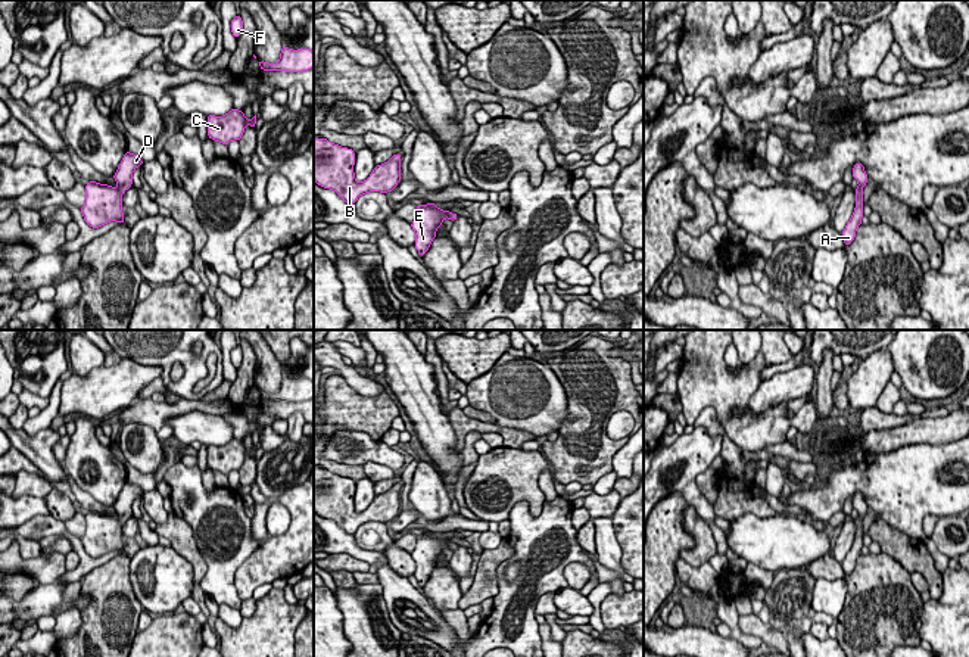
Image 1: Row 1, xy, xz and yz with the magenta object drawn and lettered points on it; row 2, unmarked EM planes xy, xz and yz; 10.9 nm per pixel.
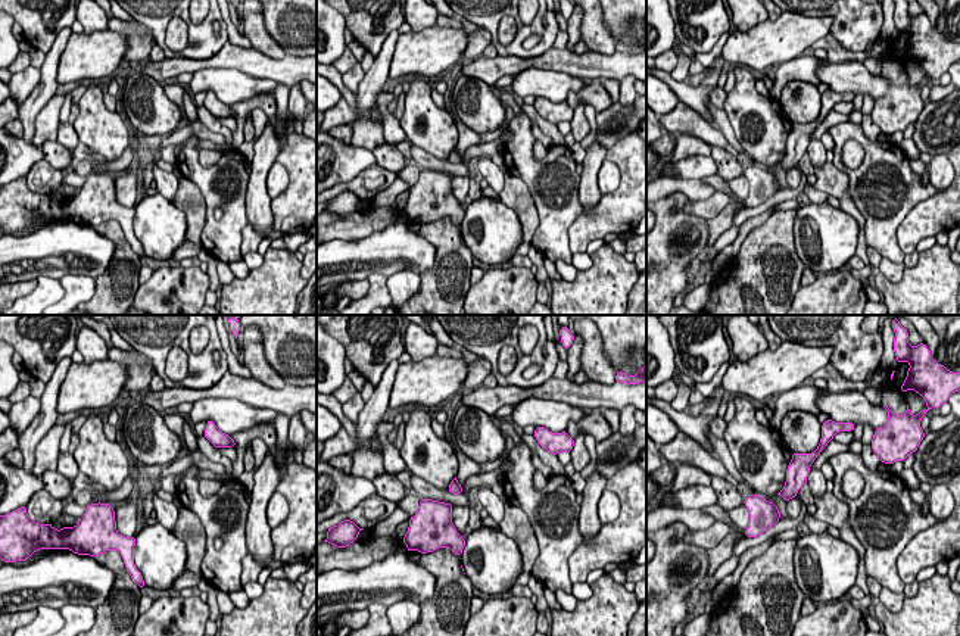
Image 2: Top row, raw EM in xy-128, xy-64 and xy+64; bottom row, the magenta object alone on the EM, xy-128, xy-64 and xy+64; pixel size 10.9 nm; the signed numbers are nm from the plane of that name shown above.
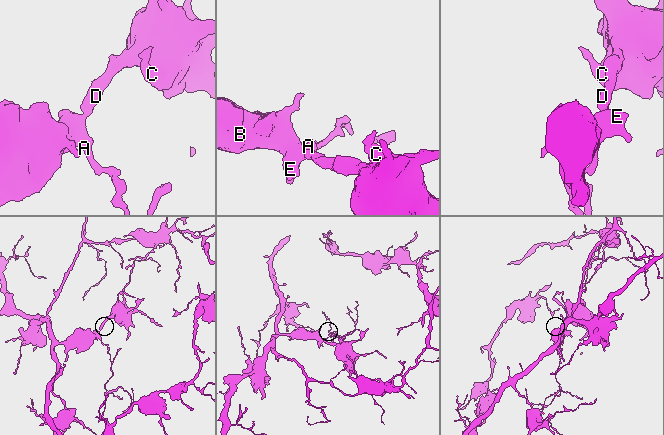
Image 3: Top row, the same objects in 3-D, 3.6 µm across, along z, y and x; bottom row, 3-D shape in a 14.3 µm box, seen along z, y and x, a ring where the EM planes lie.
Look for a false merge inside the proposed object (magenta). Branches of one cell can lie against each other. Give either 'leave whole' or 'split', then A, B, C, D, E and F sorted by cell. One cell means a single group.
leave whole | A B C D E F

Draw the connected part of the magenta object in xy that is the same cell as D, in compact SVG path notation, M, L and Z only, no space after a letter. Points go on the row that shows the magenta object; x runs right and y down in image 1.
M125 152L116 172L113 174L118 184L116 189L96 181L88 181L85 184L85 203L80 209L84 221L91 228L99 228L110 221L124 224L122 194L133 186L134 169L143 164L144 162L140 156Z

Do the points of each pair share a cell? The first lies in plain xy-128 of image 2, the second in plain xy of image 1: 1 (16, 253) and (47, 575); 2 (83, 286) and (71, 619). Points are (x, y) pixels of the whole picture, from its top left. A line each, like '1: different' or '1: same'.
1: different
2: same

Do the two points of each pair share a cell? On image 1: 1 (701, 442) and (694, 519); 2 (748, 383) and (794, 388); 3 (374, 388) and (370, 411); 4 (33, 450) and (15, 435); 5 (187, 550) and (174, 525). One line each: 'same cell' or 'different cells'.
1: different cells
2: different cells
3: different cells
4: same cell
5: same cell

